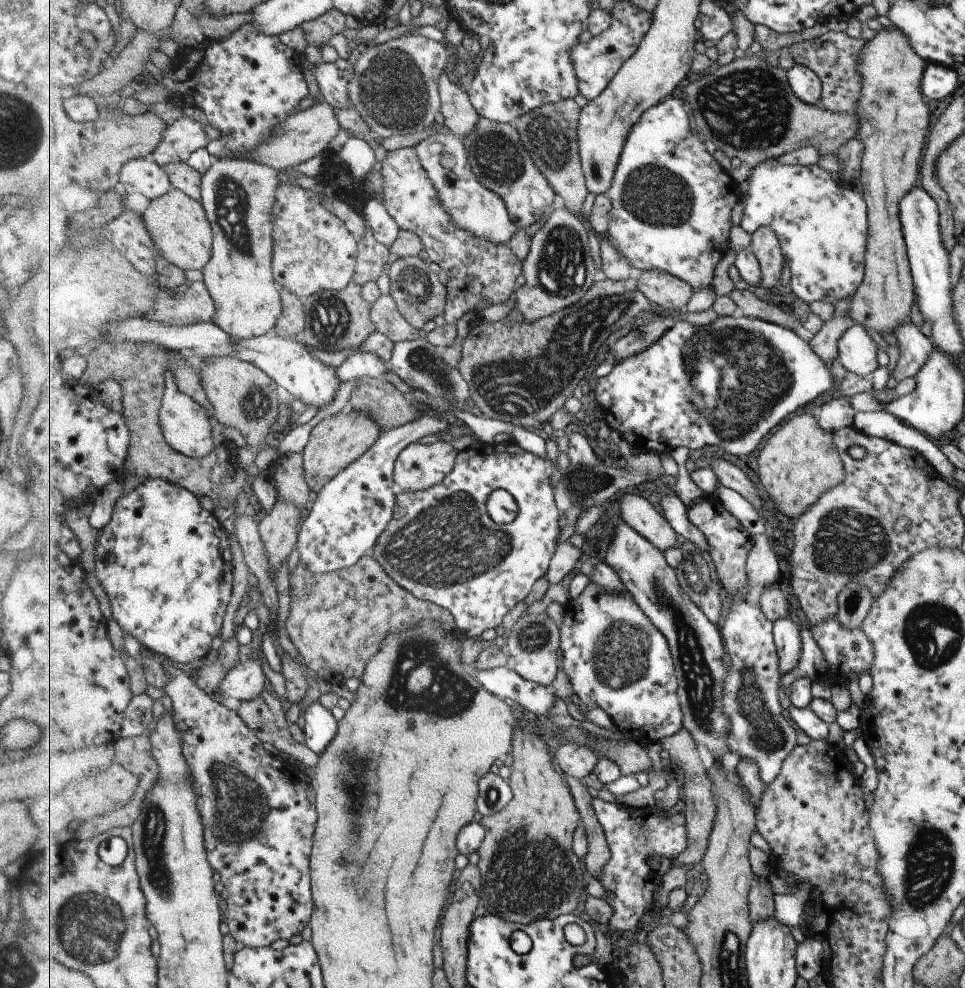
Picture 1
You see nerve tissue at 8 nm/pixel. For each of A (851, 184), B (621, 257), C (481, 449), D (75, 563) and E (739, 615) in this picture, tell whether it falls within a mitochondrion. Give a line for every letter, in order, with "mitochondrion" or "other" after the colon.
A: other
B: other
C: other
D: other
E: other

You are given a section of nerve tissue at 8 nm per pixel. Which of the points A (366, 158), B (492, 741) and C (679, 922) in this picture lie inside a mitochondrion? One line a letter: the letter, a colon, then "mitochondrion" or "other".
A: other
B: other
C: other

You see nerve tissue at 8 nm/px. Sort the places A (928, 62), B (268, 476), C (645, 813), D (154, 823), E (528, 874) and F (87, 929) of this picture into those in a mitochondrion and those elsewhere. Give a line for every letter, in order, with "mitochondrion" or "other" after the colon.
A: other
B: other
C: other
D: mitochondrion
E: mitochondrion
F: mitochondrion

